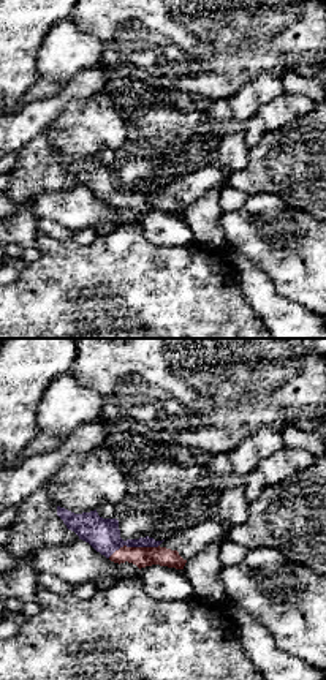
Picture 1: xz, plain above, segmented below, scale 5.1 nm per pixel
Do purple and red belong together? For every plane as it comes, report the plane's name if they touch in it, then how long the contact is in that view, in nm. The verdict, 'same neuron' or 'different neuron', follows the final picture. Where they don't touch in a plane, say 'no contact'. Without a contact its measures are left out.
xz | 280 nm

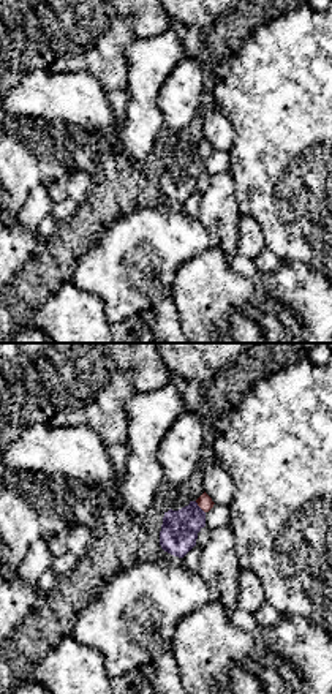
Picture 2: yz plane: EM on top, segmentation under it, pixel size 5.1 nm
yz | 80 nm

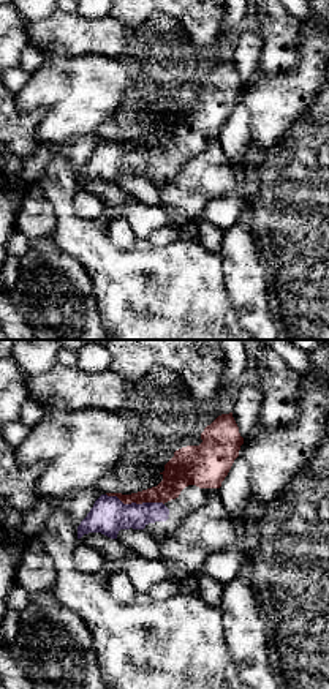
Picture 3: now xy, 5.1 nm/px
xy | 300 nm

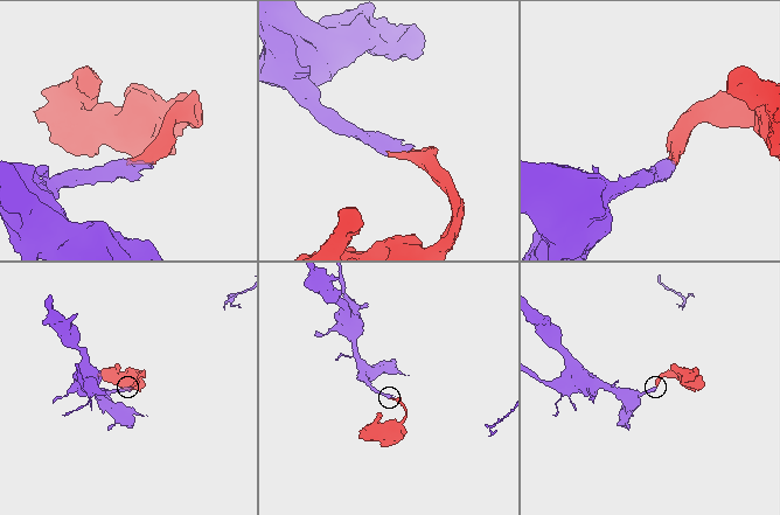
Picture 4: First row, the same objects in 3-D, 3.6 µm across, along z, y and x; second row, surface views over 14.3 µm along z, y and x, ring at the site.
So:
same neuron

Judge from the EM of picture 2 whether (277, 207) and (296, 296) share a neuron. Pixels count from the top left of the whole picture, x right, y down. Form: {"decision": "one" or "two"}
{"decision": "two"}

